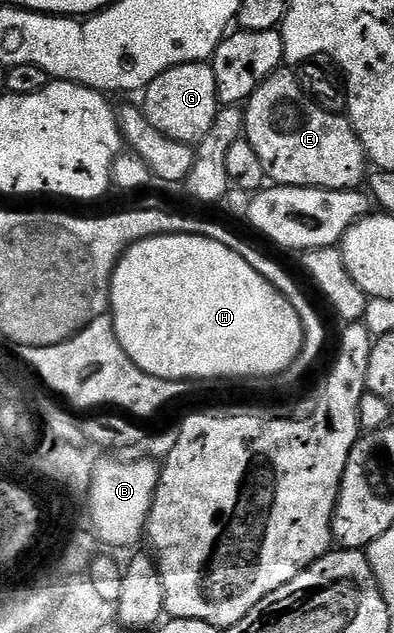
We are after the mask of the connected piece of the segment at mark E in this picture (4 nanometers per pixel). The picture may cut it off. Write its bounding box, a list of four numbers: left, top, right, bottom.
[244,73,368,191]

